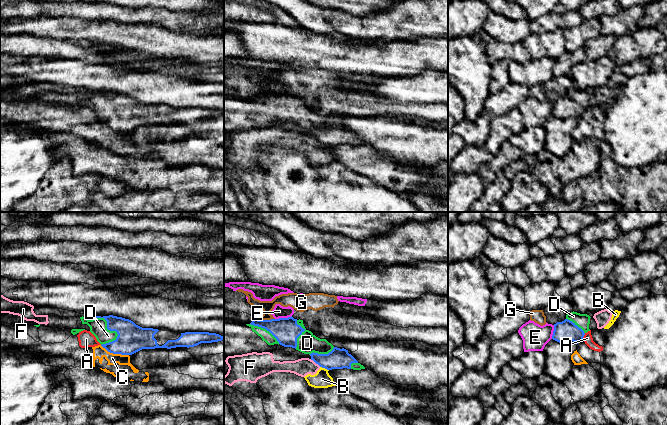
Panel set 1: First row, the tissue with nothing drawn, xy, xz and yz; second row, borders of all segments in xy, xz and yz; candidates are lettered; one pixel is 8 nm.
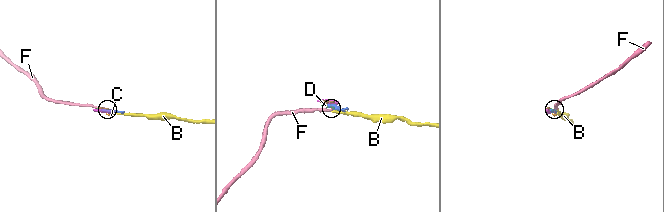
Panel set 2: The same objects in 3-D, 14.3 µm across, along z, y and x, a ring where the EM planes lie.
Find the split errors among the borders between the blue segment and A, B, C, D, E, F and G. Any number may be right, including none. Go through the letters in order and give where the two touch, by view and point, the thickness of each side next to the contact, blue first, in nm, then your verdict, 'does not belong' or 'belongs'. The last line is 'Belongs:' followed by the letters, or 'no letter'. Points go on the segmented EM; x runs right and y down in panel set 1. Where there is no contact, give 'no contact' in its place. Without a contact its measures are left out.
A: contact yz (583, 336); calibres 170 and 70 nm; does not belong
B: contact xz (324, 367); calibres 160 and 140 nm; does not belong
C: contact xy (114, 353); calibres 220 and 100 nm; does not belong
D: contact xy (107, 323); calibres 220 and 140 nm; belongs
E: contact xz (283, 318); calibres 200 and 100 nm; does not belong
F: contact xz (315, 362); calibres 160 and 140 nm; does not belong
G: contact xz (265, 320); calibres 200 and 110 nm; does not belong
Belongs: D

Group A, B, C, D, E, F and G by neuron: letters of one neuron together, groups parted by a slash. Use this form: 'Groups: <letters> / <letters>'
Groups: A C / B F / D / E / G

